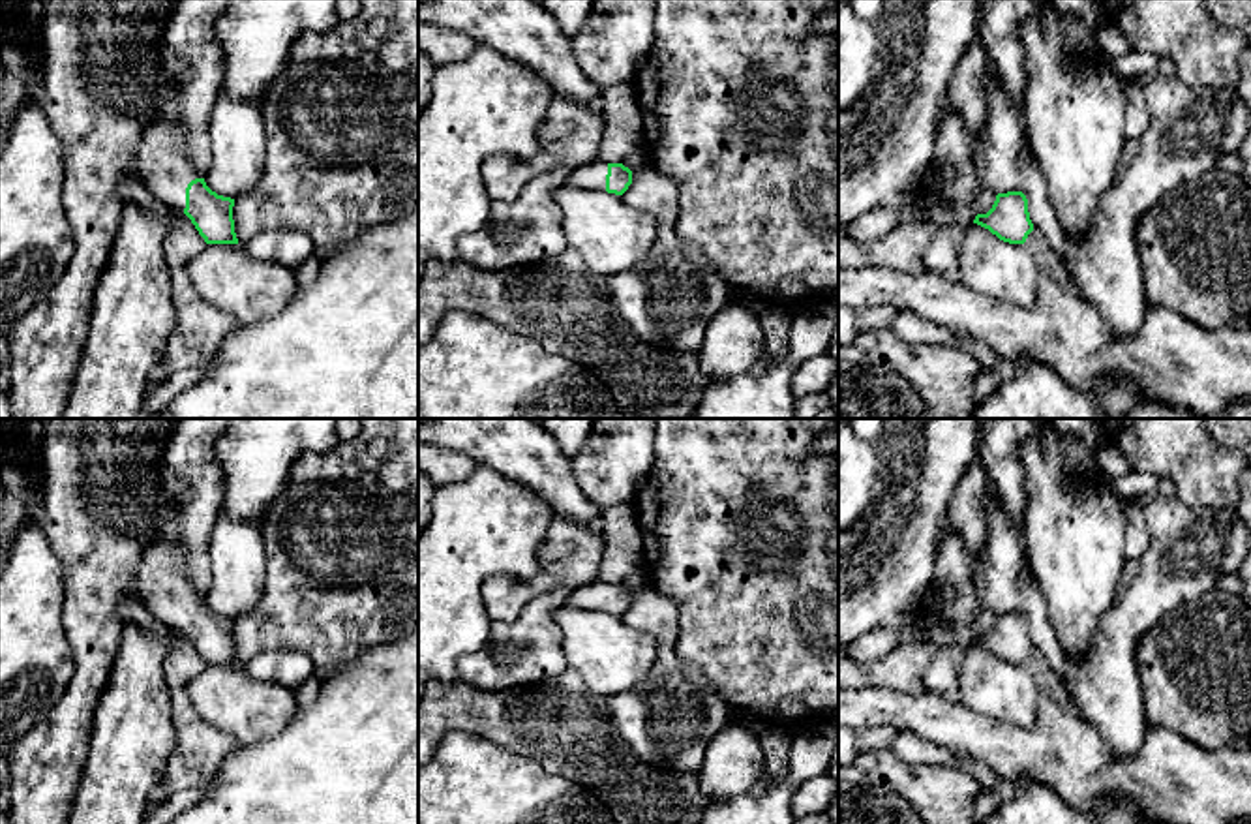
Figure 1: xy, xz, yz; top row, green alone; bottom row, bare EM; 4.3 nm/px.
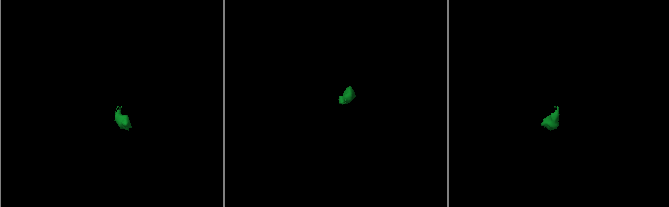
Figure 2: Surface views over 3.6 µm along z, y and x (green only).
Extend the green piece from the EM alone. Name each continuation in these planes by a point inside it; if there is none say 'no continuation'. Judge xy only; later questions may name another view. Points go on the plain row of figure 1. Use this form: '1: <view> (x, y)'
1: xy (175, 569)

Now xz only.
1: xz (593, 595)

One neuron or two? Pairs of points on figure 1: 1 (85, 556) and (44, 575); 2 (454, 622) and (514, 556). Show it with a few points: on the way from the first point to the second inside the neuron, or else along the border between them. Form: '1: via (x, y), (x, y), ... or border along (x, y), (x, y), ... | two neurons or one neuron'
1: border along (42, 528), (64, 571), (64, 609) | two neurons
2: via (454, 601), (454, 595), (494, 556) | one neuron

